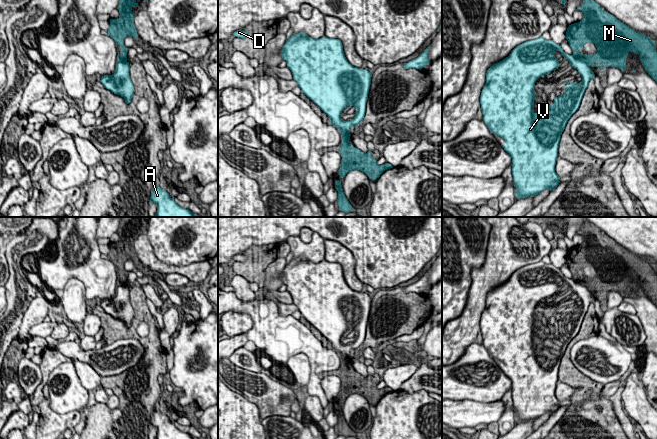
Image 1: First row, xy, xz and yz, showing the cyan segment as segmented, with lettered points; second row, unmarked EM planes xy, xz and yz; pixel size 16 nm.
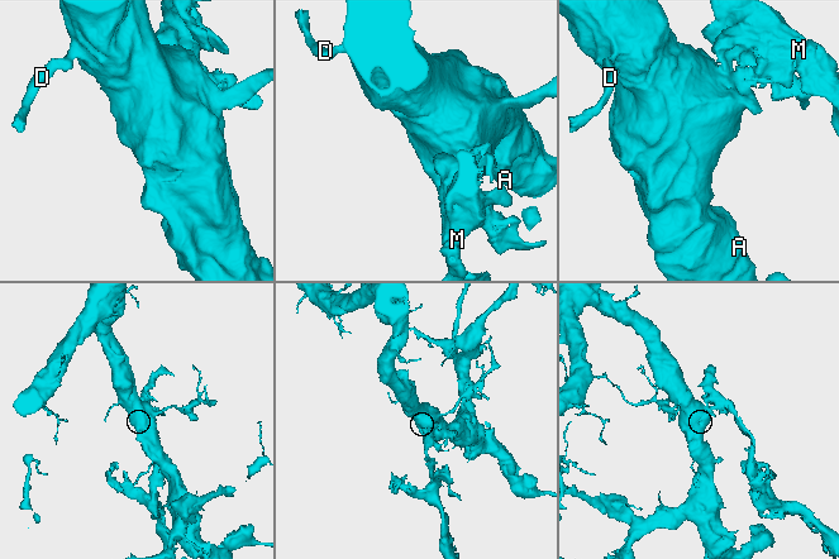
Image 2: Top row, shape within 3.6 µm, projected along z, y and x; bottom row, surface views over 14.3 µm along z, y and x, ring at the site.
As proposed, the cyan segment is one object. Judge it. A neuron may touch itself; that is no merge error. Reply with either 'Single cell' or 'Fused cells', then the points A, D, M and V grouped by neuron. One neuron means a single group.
Fused cells. Groups: A D V / M

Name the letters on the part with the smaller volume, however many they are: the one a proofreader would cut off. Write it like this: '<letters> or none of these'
M

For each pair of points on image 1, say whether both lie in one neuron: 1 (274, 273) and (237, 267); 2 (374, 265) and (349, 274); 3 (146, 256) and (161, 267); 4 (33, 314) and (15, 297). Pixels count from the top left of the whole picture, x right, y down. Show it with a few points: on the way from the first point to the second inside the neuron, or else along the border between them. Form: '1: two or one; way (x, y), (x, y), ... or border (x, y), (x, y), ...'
1: two; border (276, 257), (265, 270), (265, 280), (262, 286)
2: two; border (349, 249), (355, 261), (355, 274), (363, 283)
3: one; way (150, 260), (157, 265)
4: two; border (37, 294), (24, 313), (19, 330)

